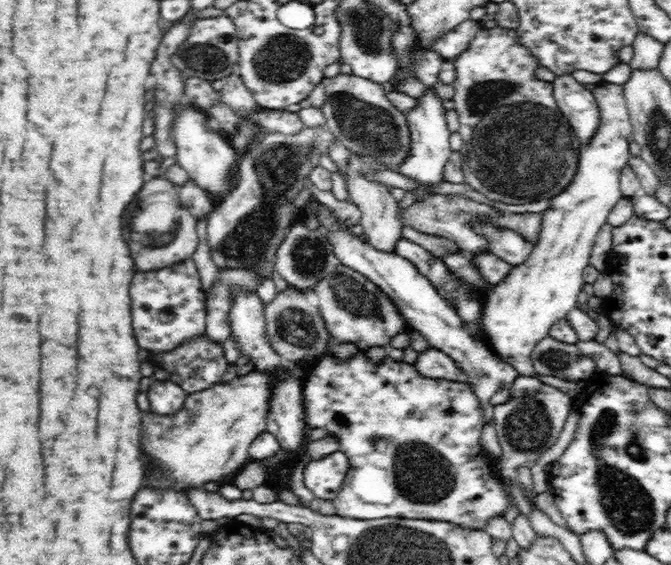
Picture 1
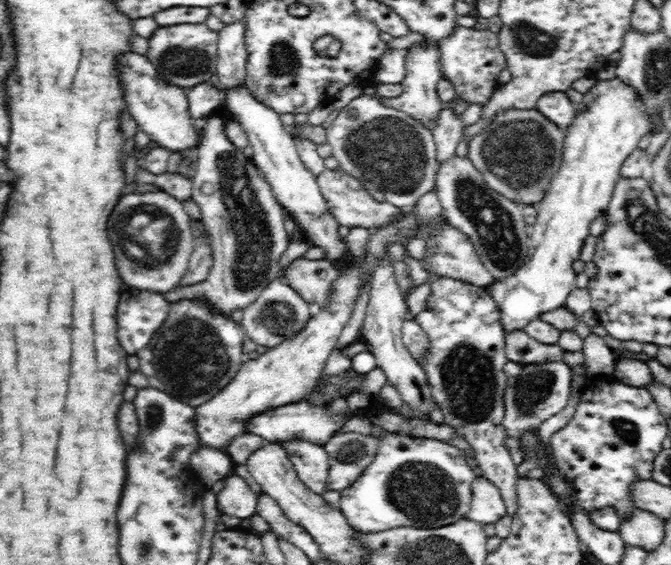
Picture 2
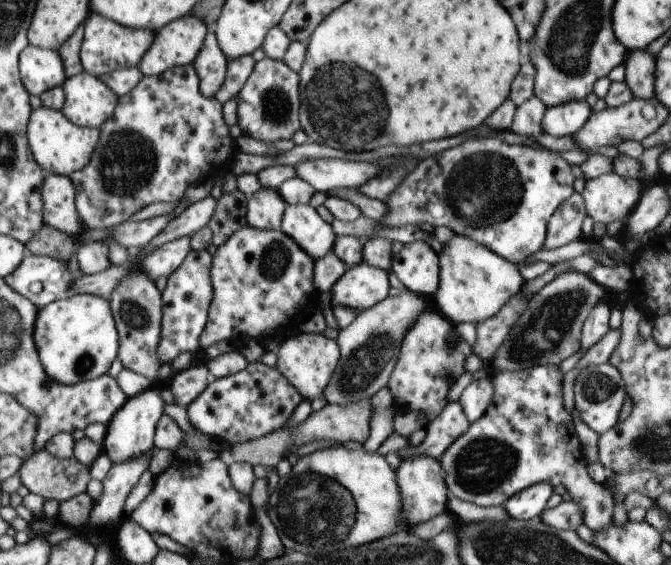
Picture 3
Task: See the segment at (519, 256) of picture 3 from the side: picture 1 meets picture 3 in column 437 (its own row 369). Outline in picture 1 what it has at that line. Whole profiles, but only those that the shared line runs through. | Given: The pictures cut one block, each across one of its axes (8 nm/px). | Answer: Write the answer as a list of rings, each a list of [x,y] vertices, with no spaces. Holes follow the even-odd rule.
[[[205,334],[194,336],[192,340],[176,346],[170,352],[153,355],[149,363],[154,369],[152,379],[174,382],[174,384],[180,385],[188,395],[214,386],[221,381],[229,367],[222,344],[212,342]]]

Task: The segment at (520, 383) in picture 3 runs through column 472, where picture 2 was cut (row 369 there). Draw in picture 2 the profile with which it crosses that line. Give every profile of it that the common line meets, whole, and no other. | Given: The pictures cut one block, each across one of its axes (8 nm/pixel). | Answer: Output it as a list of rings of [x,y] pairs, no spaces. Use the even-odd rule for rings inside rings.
[[[438,277],[433,280],[430,296],[426,300],[424,310],[415,316],[414,320],[428,335],[430,343],[428,360],[421,368],[428,377],[430,392],[436,408],[439,411],[441,422],[455,428],[468,444],[469,454],[476,460],[476,466],[492,484],[495,484],[502,495],[507,509],[507,515],[513,518],[516,515],[518,495],[516,494],[519,482],[516,466],[506,447],[506,429],[502,424],[504,418],[504,391],[507,376],[504,365],[509,362],[505,353],[506,330],[500,323],[500,310],[497,303],[489,294],[488,289],[476,287],[462,280],[448,277]]]

